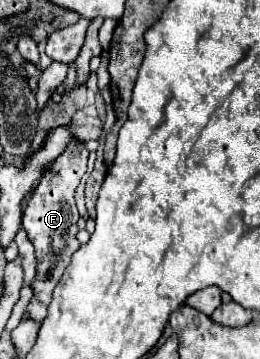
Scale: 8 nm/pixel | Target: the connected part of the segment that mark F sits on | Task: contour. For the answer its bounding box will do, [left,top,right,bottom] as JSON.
[22,134,88,322]

